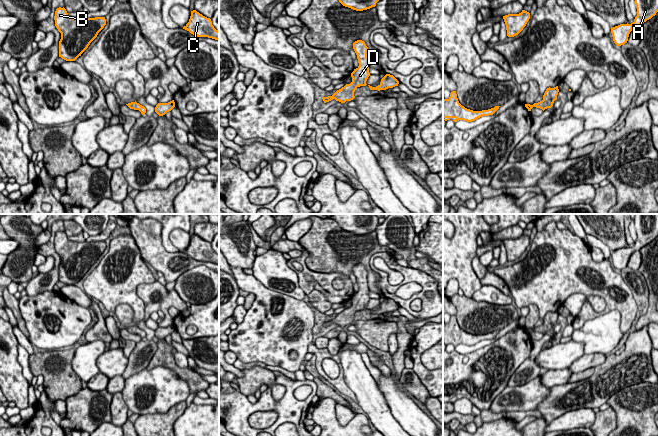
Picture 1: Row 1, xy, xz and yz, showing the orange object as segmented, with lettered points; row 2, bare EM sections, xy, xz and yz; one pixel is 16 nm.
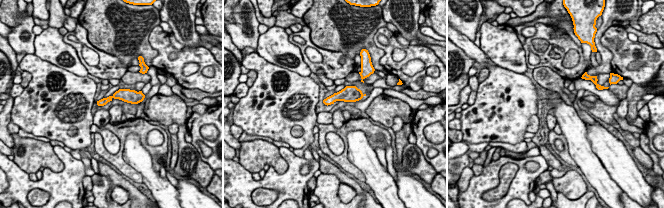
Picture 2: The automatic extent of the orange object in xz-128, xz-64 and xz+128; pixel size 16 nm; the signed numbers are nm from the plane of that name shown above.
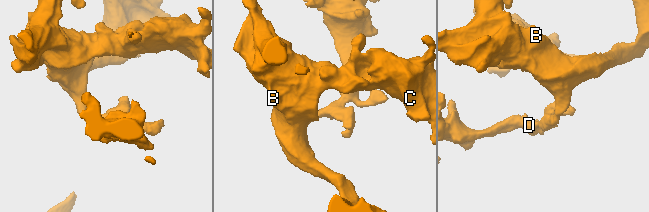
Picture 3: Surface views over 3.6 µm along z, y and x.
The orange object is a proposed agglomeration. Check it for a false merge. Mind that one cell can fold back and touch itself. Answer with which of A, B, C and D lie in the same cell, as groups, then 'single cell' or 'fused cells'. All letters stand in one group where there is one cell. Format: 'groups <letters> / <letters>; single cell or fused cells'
groups A B C D; single cell

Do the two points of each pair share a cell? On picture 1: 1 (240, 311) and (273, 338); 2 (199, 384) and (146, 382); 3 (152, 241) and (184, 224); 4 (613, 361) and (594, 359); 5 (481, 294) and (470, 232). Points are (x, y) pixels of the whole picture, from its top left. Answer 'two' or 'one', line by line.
1: two
2: two
3: two
4: two
5: two

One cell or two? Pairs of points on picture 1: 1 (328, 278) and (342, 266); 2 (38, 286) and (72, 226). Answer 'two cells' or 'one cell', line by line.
1: two cells
2: two cells

